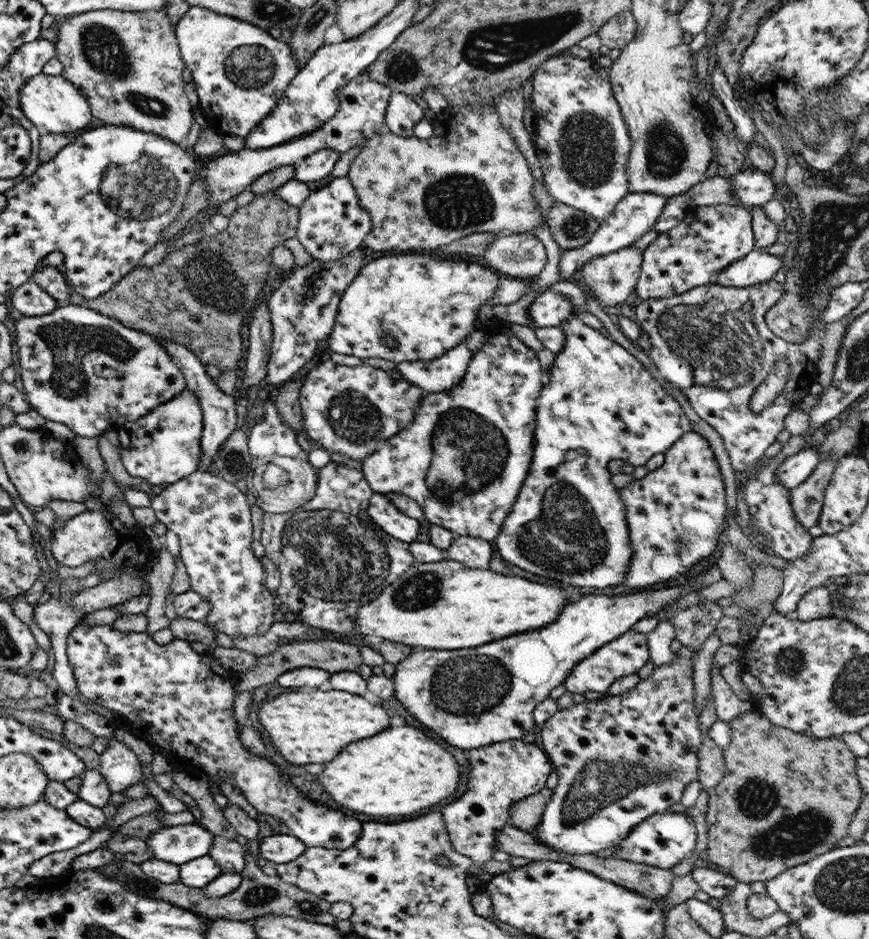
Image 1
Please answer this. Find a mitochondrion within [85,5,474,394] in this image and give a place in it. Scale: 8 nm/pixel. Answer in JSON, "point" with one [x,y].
{"point":[138,186]}

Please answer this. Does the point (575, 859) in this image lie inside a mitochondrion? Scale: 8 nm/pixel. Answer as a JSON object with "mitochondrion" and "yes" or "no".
{"mitochondrion":"no"}

